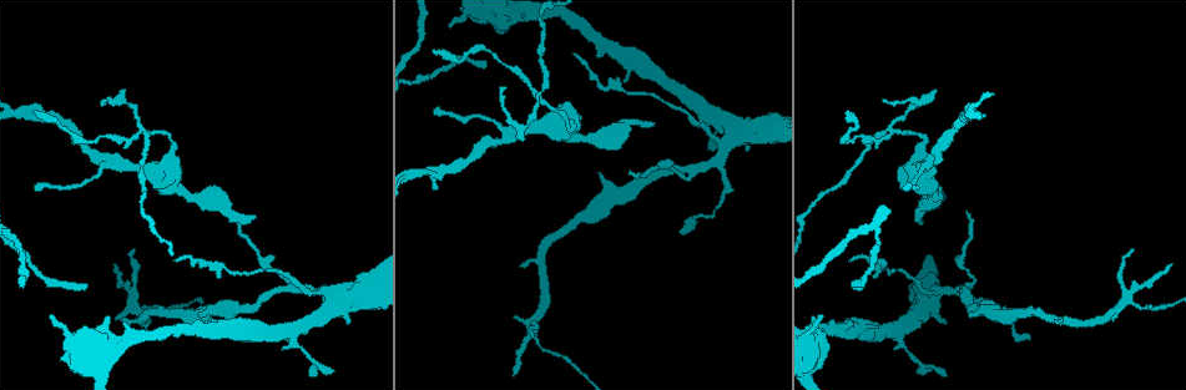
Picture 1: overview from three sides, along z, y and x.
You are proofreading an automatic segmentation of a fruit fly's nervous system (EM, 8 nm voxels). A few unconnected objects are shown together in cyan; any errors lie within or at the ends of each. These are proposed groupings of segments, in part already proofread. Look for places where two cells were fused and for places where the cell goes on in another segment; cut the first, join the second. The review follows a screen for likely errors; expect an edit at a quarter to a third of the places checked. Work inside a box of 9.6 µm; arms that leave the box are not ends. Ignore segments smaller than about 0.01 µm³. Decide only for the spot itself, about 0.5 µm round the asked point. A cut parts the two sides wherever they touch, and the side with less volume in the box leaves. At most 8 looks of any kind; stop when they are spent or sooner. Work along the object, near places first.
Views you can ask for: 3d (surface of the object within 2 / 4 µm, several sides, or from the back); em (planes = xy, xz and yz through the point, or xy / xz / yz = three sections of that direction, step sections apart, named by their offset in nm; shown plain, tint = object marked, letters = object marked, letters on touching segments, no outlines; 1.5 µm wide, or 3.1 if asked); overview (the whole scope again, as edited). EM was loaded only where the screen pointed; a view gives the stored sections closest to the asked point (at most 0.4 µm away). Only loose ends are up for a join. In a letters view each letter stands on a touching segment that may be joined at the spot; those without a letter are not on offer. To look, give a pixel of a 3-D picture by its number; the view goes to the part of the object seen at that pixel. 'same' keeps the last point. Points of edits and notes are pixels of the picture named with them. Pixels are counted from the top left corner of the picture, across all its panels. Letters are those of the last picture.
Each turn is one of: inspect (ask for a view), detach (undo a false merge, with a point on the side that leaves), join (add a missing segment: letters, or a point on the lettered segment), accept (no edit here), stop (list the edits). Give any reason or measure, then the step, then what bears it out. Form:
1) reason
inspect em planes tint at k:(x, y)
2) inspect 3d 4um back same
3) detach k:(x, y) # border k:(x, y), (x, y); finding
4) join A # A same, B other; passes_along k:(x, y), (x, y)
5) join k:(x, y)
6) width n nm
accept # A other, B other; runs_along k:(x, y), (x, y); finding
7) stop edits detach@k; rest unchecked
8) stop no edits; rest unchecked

an open end
inspect 3d 4um at 1:(333, 370)

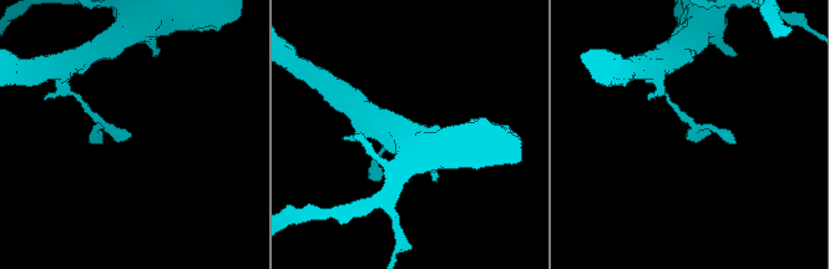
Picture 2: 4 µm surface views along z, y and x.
need the tissue
inspect em planes tint at 2:(128, 135)

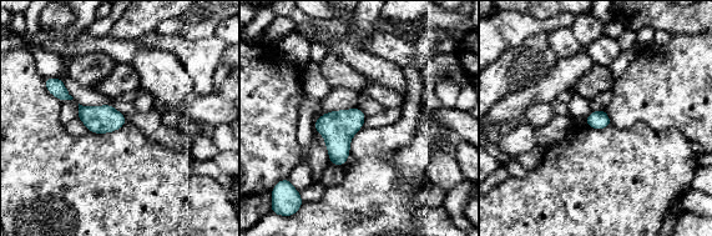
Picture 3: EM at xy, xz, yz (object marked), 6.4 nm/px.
inspect em planes letters same

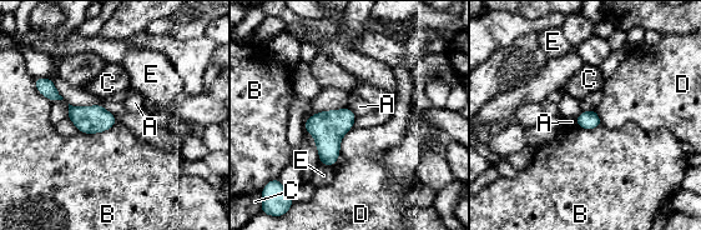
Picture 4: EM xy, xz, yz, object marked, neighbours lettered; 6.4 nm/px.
accept # A other, B other, C other, D other, E other; no lettered segment goes on from it

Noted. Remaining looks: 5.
end of a long branch
inspect em planes letters at 1:(255, 216)

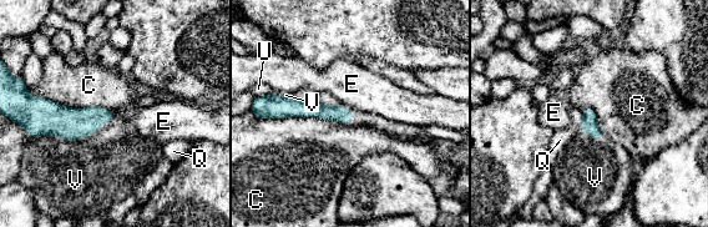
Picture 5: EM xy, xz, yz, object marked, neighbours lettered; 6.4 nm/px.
longest_contact C 550 nm
join V # C other, E other, Q other, U other, V same; it goes on there

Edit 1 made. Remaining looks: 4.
redraw
inspect overview

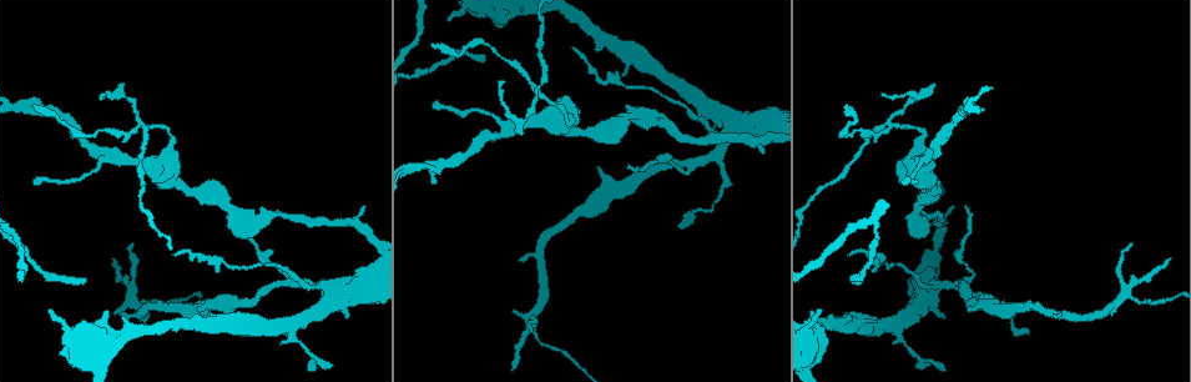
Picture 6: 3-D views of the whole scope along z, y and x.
abrupt turn
inspect 3d 4um at 6:(140, 122)

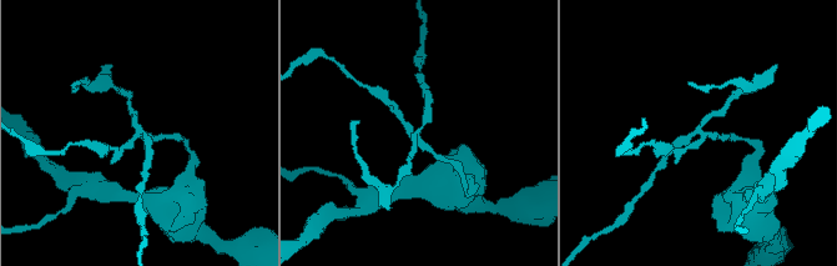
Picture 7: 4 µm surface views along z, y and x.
arms 4; now the EM
inspect em planes tint at 7:(149, 134)

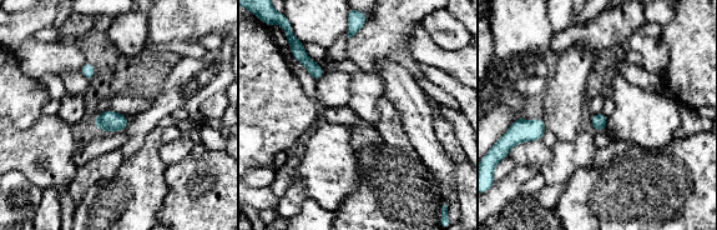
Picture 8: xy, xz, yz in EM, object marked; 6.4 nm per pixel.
inspect em planes letters same

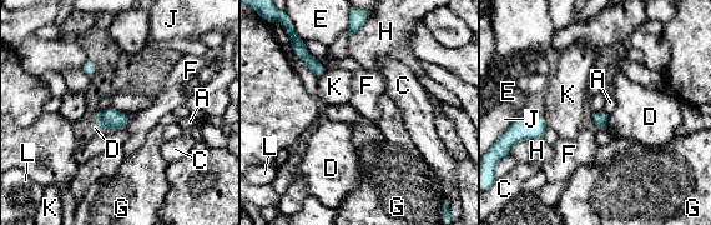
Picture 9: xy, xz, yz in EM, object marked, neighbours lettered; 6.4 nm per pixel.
accept # A other, C other, D other, E other, F other, G other, H other, J other, K other, L other; all the same cell

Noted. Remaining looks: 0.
stop edits join@5; rest unchecked

